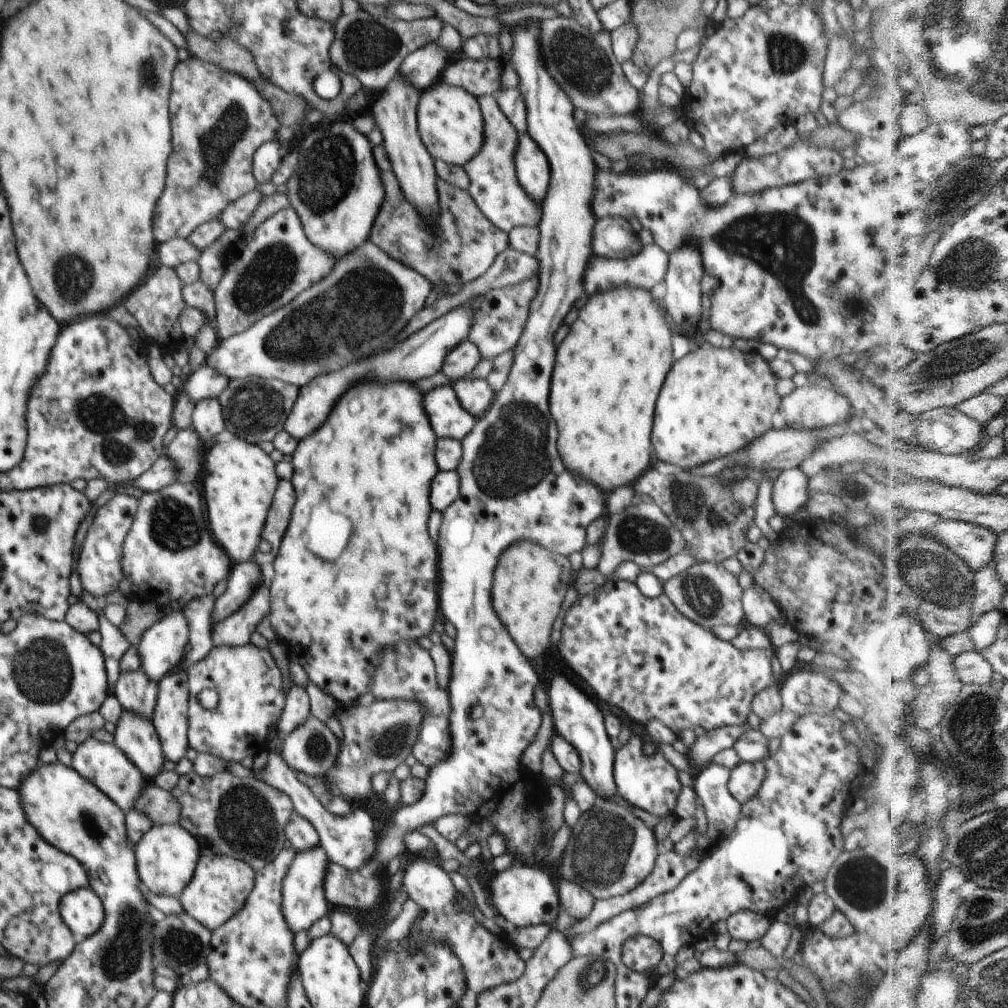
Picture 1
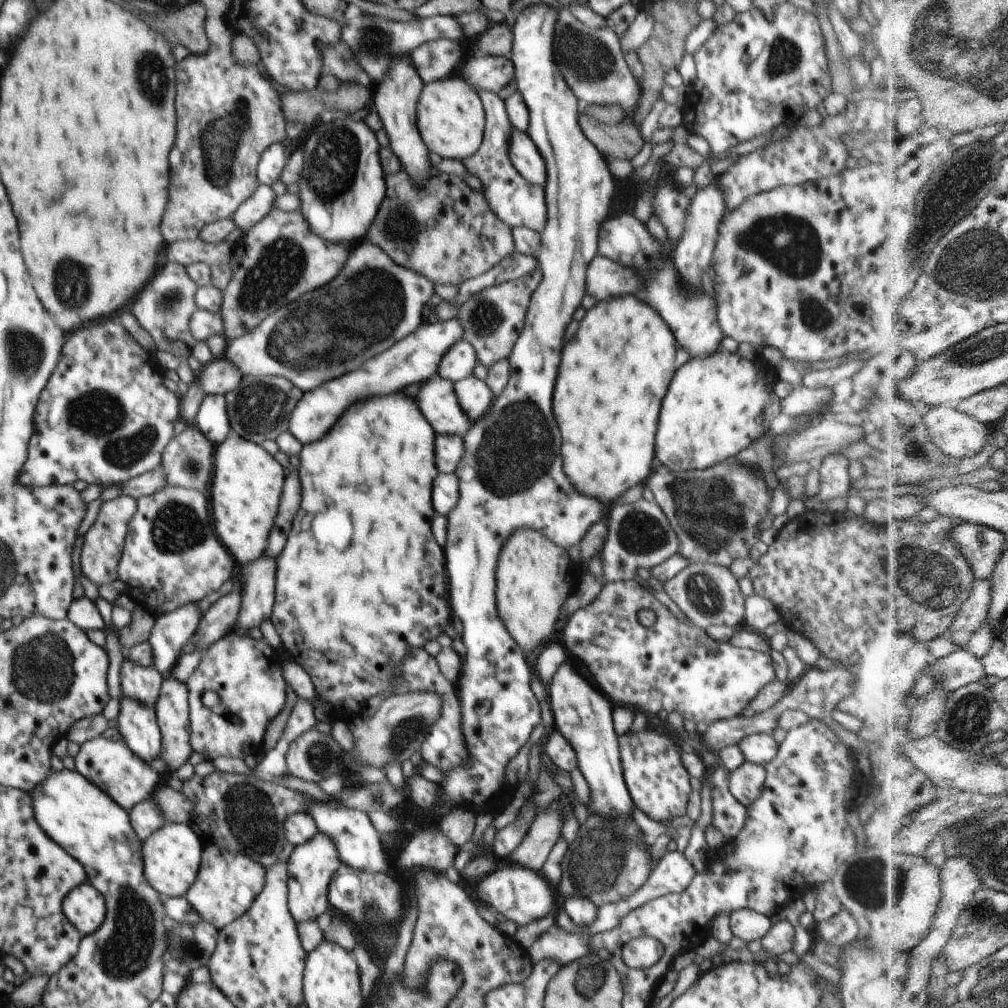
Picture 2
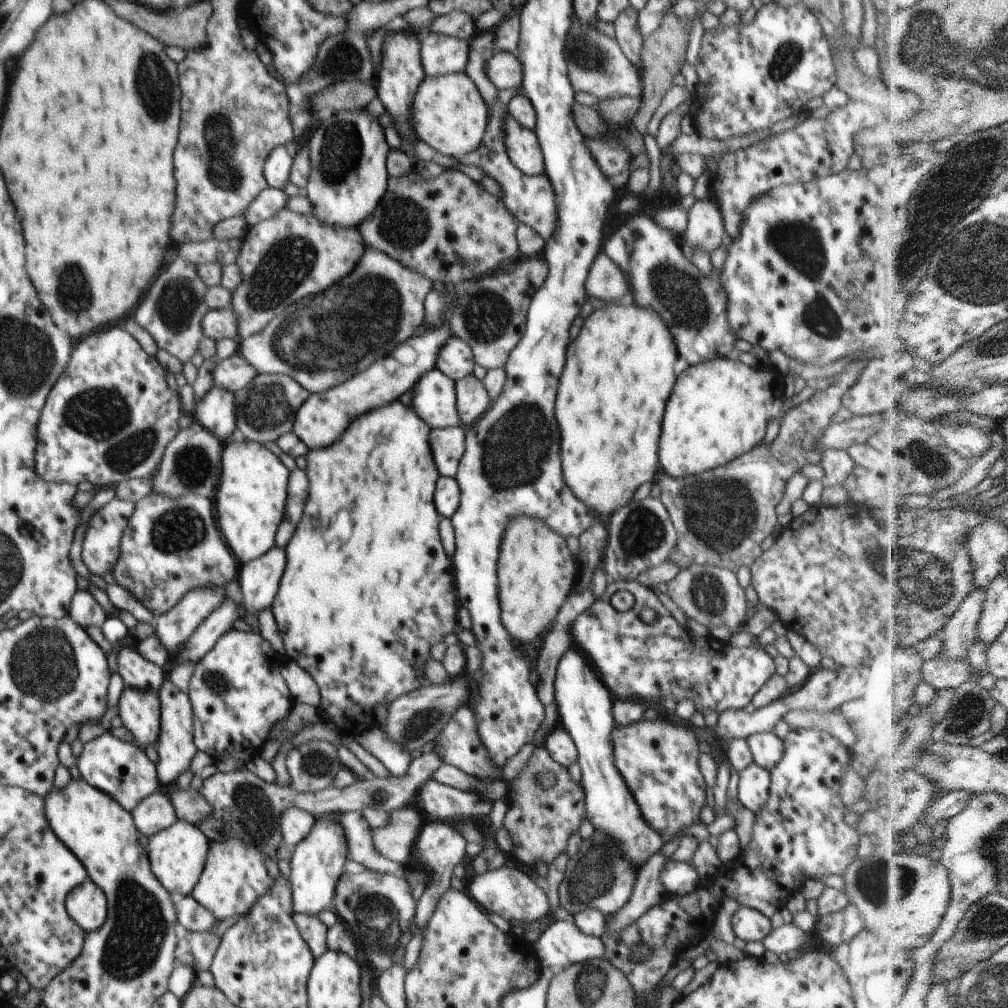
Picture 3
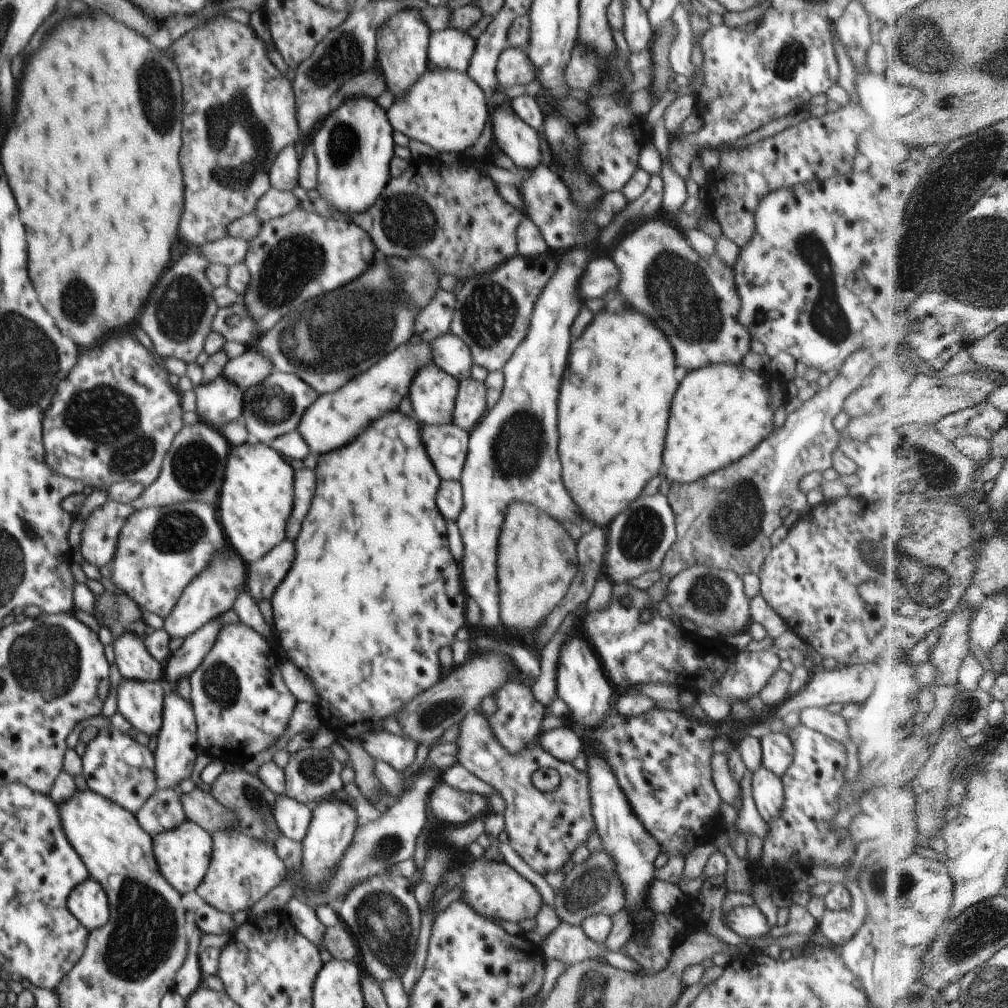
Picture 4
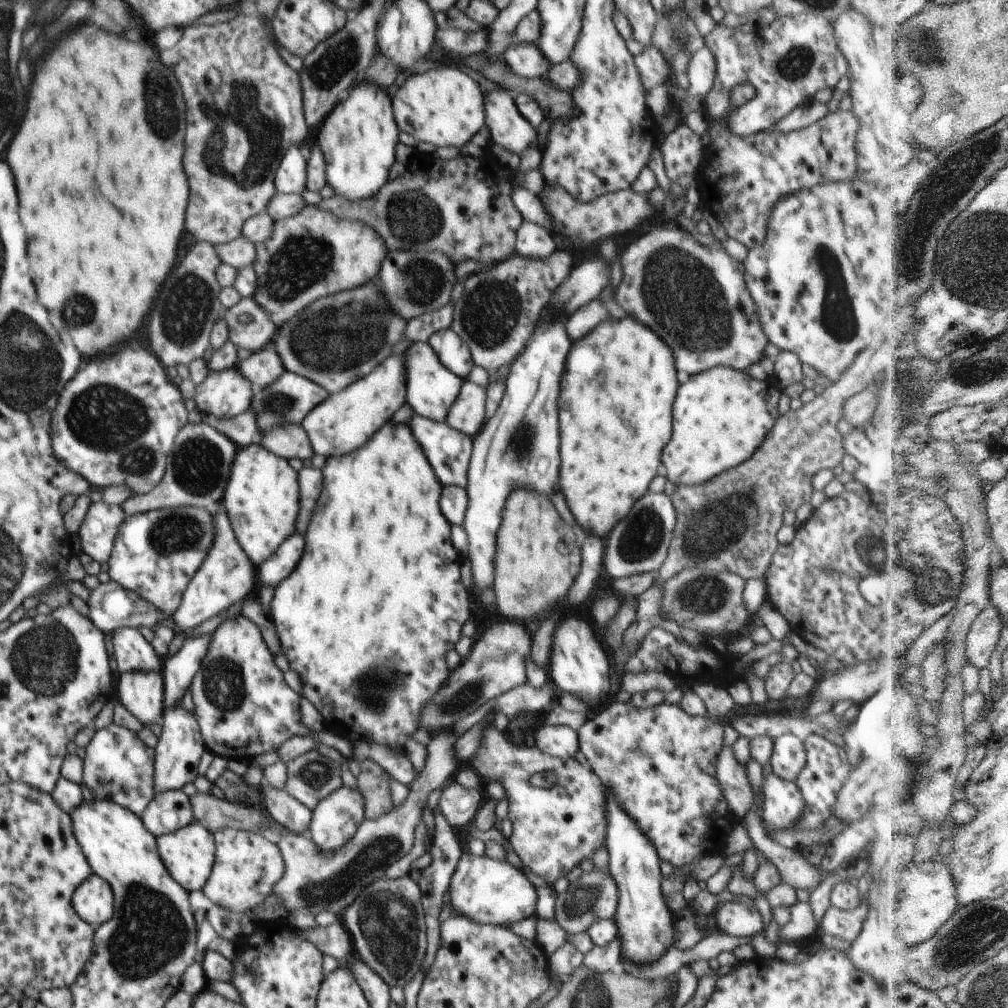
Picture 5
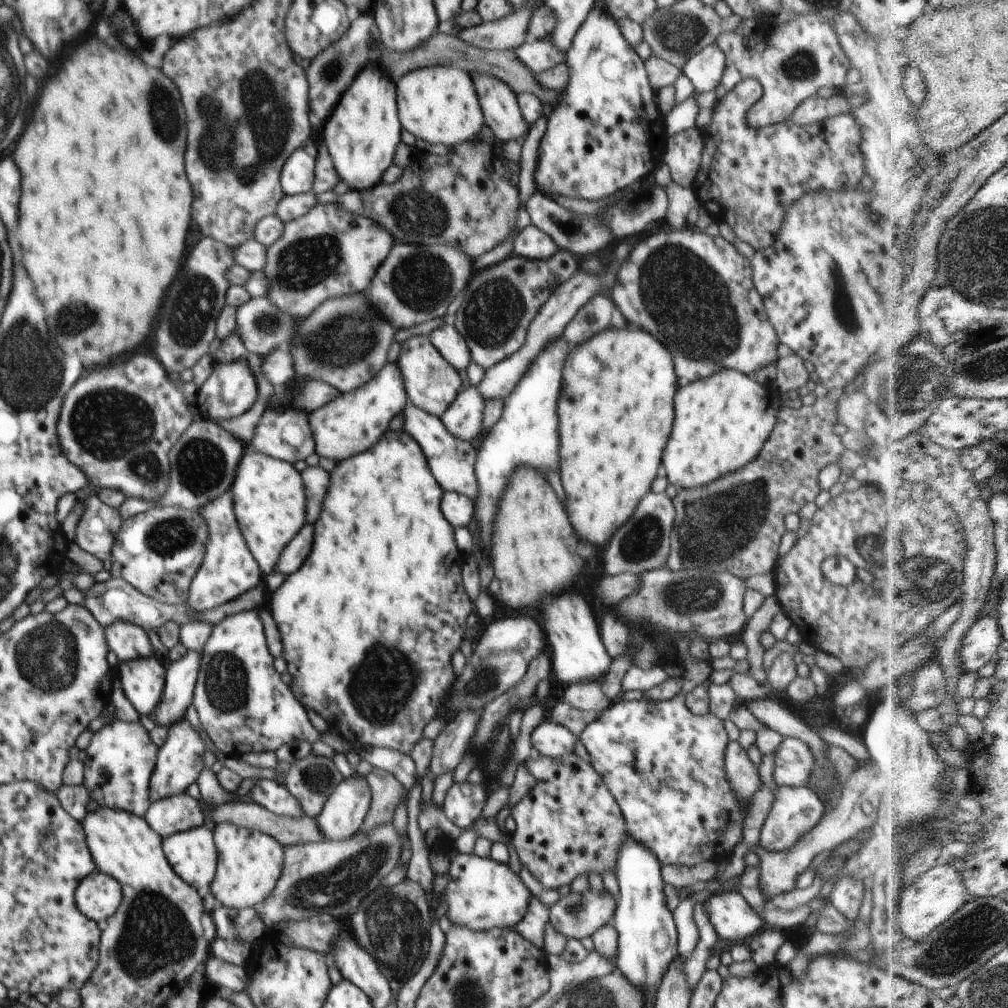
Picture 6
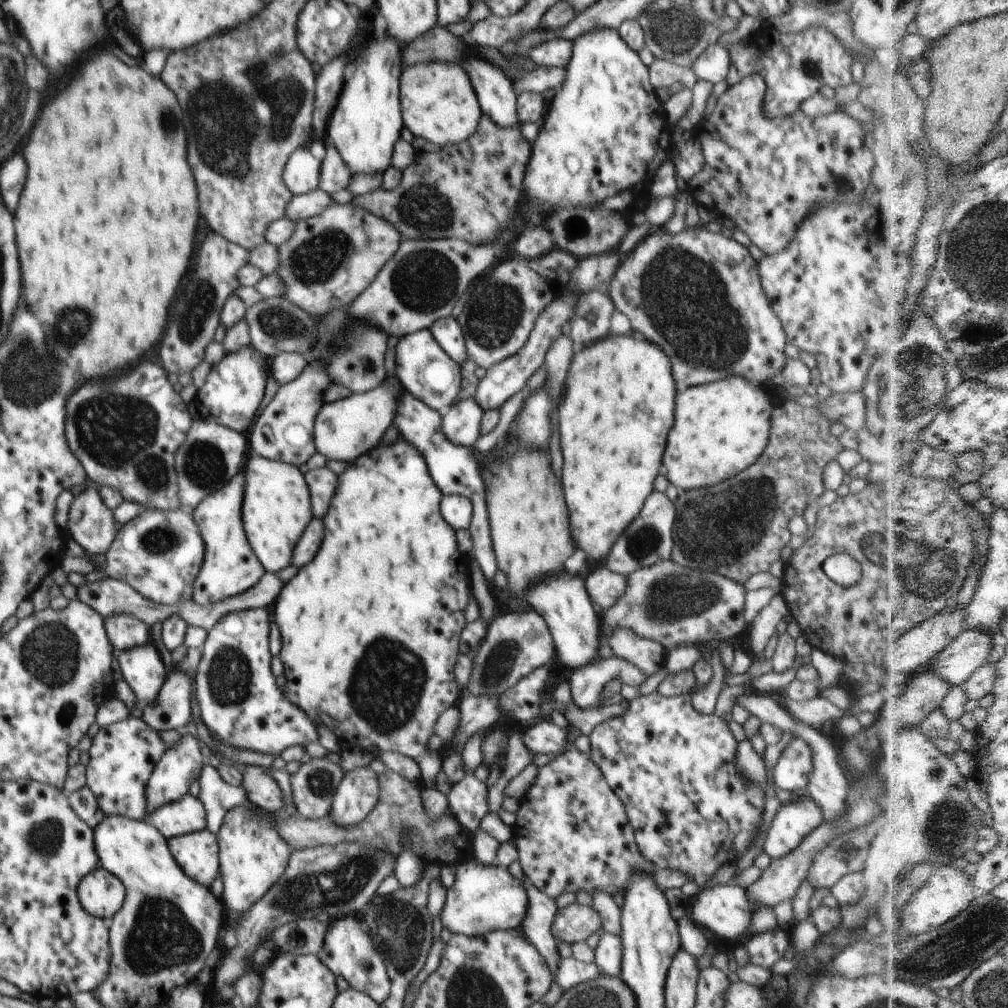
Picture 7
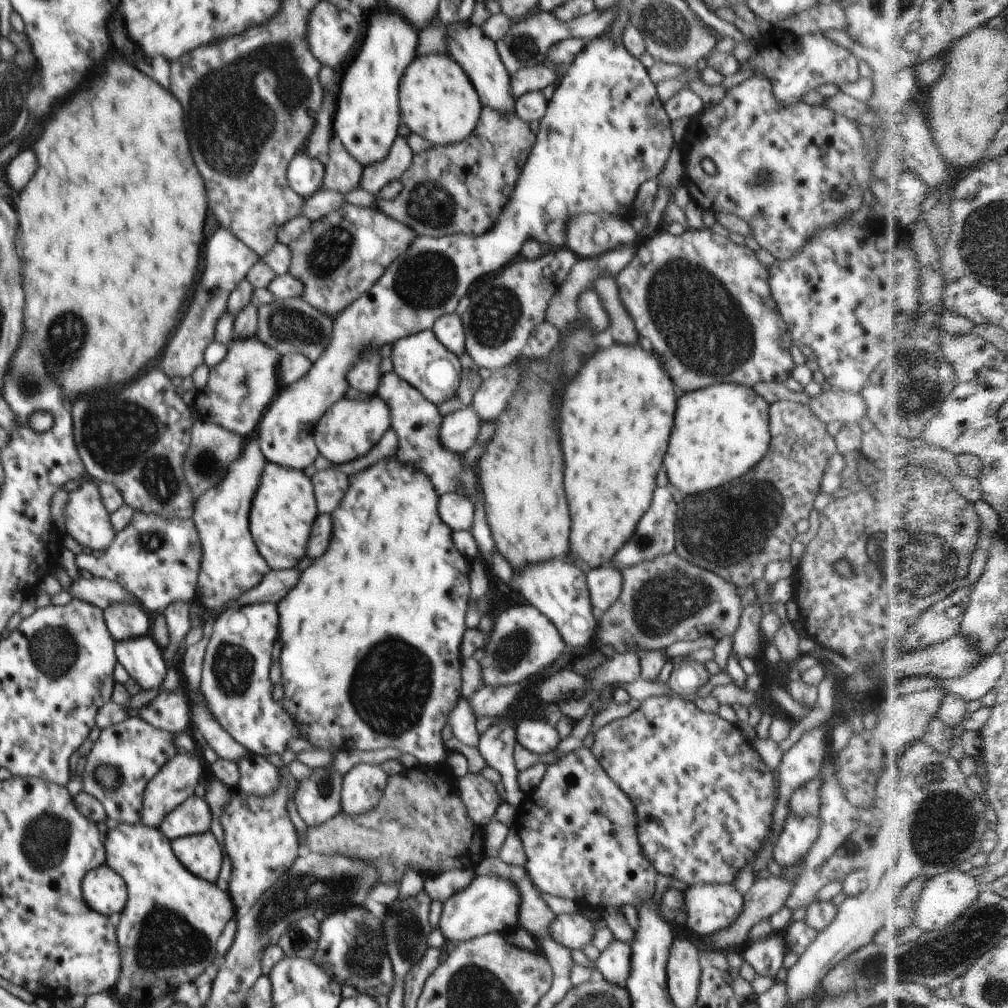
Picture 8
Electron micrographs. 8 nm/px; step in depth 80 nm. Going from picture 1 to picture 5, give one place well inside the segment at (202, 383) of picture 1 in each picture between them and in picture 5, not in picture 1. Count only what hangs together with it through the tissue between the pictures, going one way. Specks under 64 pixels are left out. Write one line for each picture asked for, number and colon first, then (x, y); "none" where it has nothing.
2: (219, 376)
3: (233, 373)
4: (251, 368)
5: (262, 368)

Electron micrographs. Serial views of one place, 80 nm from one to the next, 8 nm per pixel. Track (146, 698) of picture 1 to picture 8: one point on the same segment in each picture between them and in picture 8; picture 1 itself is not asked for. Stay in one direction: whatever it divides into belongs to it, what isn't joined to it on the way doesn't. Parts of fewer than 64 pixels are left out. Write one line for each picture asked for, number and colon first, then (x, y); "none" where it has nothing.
2: (142, 683)
3: (138, 672)
4: (134, 661)
5: (132, 652)
6: (128, 640)
7: (124, 630)
8: (124, 620)

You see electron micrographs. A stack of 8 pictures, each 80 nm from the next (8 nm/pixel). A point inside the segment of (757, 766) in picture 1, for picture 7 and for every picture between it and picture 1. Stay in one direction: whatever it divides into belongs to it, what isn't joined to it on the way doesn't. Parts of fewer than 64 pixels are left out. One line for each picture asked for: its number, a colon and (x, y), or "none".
2: (746, 783)
3: (753, 789)
4: (769, 792)
5: (784, 804)
6: (795, 811)
7: (794, 821)

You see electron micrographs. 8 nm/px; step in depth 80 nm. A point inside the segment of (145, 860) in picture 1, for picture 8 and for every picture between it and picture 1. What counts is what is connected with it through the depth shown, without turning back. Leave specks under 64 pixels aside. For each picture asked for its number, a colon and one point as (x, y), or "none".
2: (171, 856)
3: (177, 854)
4: (183, 854)
5: (189, 853)
6: (192, 854)
7: (197, 853)
8: (200, 853)

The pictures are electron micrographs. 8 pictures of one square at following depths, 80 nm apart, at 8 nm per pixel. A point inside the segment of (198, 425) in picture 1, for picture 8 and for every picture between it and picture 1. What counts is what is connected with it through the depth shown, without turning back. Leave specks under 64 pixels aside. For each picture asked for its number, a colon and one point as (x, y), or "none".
2: (212, 418)
3: (215, 411)
4: (221, 400)
5: (224, 394)
6: (231, 389)
7: (234, 388)
8: (239, 389)

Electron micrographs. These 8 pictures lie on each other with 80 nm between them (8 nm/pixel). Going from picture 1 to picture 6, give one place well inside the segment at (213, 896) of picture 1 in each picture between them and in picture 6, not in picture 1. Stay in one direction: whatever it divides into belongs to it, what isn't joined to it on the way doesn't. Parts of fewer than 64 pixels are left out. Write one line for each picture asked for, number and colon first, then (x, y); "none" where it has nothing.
2: (227, 883)
3: (236, 874)
4: (242, 869)
5: (247, 865)
6: (249, 863)

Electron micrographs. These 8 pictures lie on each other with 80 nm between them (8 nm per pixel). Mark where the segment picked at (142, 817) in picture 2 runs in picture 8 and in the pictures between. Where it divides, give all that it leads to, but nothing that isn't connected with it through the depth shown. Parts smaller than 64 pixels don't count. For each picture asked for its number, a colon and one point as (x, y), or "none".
3: (156, 812)
4: (163, 811)
5: (167, 812)
6: (182, 812)
7: (187, 815)
8: (194, 816)

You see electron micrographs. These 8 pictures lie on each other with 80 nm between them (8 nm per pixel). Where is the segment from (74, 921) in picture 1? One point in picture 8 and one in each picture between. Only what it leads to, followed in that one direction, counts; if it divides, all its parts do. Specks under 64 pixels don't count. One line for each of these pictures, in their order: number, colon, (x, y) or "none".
2: (84, 907)
3: (87, 905)
4: (88, 902)
5: (93, 900)
6: (98, 895)
7: (102, 894)
8: (104, 890)

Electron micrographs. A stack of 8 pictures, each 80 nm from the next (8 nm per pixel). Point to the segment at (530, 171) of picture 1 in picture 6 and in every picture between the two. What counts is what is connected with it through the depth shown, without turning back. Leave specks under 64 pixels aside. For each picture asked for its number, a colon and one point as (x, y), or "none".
2: (523, 153)
3: (522, 145)
4: (517, 139)
5: (508, 127)
6: (501, 112)

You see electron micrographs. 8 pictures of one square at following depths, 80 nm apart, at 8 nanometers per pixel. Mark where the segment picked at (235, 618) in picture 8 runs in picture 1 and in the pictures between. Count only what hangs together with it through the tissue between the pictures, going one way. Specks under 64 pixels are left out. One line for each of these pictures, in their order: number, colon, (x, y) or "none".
1: (249, 683)
2: (247, 674)
3: (237, 693)
4: (242, 706)
5: (244, 708)
6: (244, 706)
7: (236, 691)

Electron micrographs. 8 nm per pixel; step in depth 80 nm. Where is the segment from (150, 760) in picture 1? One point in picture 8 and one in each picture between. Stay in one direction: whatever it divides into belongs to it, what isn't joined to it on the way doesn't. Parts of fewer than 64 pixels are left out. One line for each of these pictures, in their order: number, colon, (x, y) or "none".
2: (138, 724)
3: (140, 711)
4: (141, 702)
5: (141, 692)
6: (143, 678)
7: (142, 667)
8: (142, 657)

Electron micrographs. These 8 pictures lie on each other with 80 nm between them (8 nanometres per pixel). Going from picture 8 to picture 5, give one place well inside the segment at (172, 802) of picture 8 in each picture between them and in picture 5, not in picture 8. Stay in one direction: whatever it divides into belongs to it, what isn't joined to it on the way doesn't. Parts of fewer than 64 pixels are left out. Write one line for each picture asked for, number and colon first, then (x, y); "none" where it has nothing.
5: (177, 754)
6: (179, 761)
7: (180, 766)

